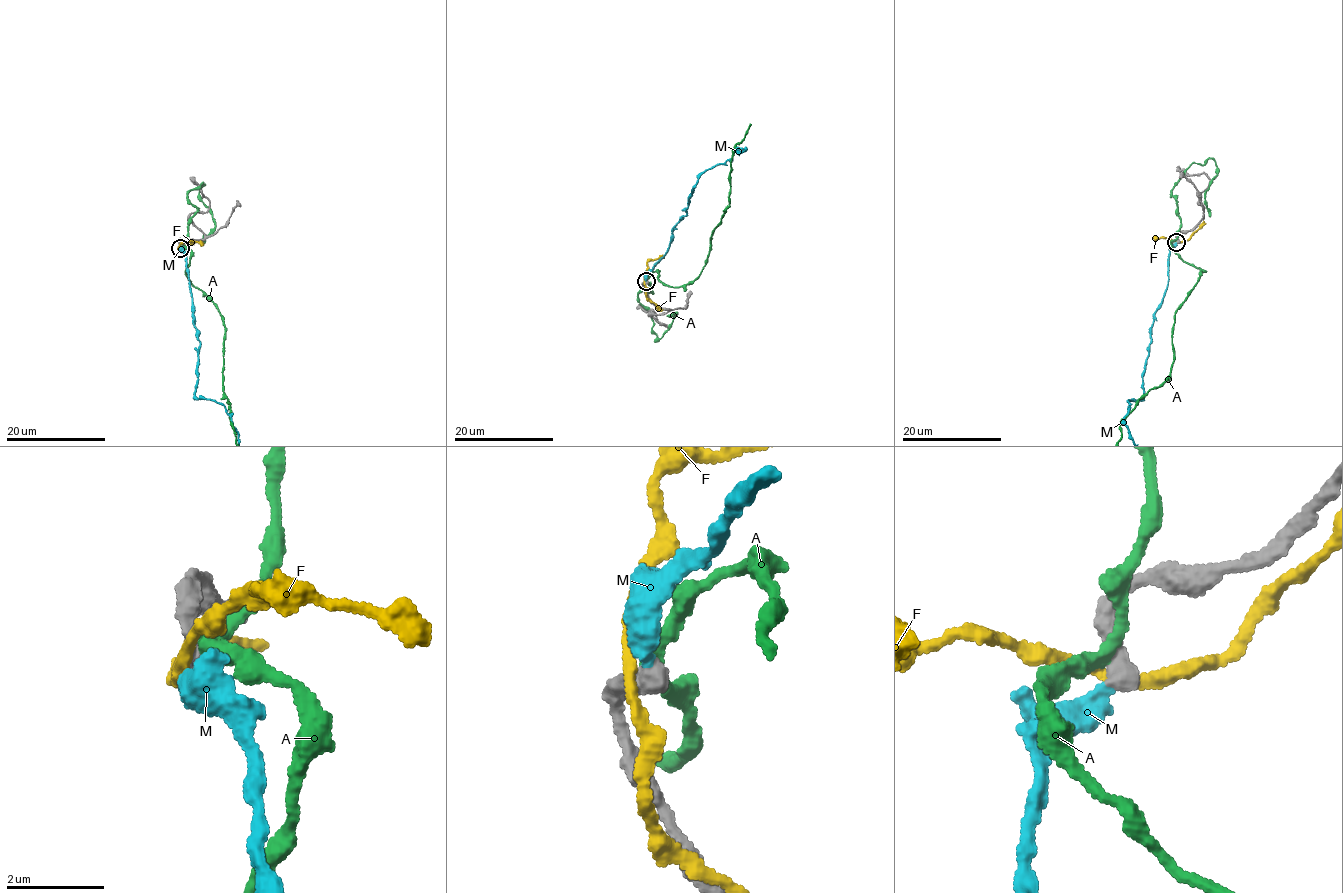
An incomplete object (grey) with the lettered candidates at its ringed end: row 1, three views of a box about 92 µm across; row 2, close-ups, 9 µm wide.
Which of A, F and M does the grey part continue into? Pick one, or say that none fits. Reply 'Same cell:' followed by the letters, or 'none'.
Same cell: M

